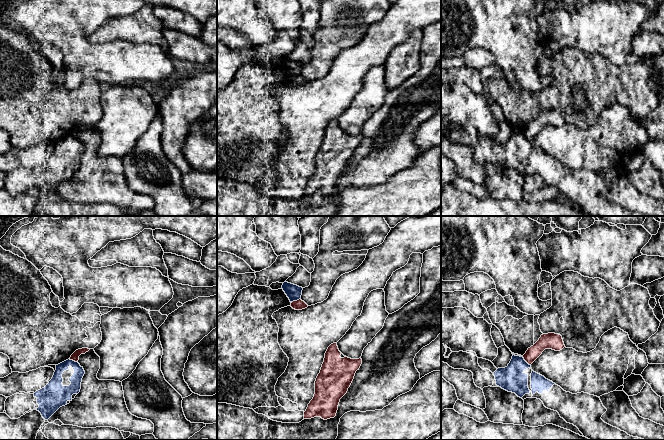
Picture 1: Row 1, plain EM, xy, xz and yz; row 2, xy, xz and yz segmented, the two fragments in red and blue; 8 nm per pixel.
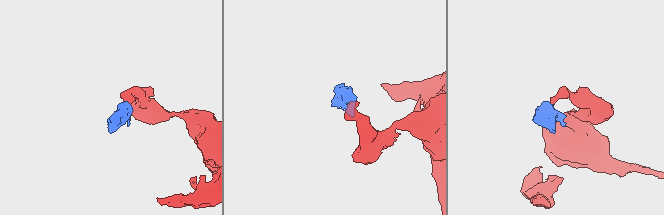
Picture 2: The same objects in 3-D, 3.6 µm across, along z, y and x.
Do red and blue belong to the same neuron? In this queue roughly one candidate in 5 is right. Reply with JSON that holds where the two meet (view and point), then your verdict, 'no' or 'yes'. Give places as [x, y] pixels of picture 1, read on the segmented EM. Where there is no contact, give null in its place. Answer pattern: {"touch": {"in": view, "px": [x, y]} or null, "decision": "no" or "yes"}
{"touch": {"in": "yz", "px": [526, 361]}, "decision": "no"}

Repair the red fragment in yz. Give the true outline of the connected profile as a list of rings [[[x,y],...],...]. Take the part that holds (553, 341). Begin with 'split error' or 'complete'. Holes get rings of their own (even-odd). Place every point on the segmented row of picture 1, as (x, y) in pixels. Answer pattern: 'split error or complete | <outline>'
complete | [[[555,333],[543,334],[539,340],[523,355],[524,360],[531,365],[545,349],[560,351],[565,347],[562,336]]]

